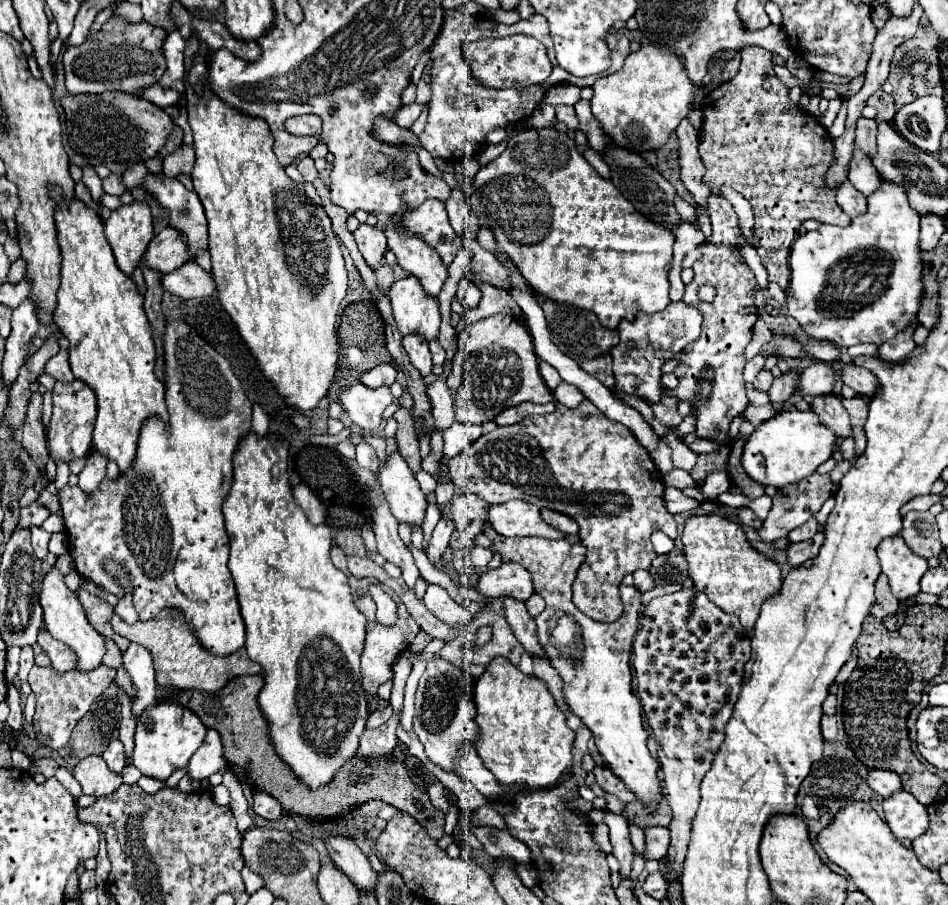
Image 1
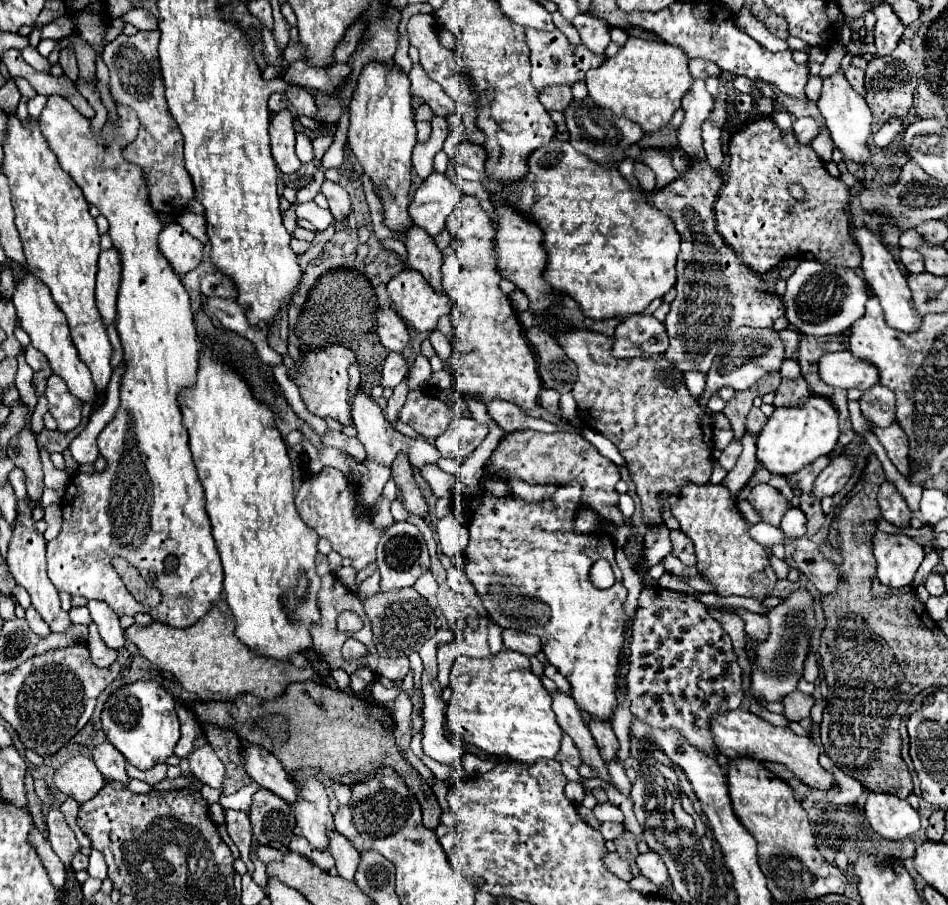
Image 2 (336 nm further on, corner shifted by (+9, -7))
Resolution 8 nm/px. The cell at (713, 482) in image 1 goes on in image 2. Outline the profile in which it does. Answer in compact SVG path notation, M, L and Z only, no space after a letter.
M733 440L723 452L721 452L721 456L719 456L719 464L721 464L721 468L725 468L727 472L729 470L733 470L735 468L735 462L737 462L737 456L741 454L741 442L739 440Z

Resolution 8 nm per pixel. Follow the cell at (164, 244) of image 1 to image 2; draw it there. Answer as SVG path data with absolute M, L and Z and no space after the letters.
M169 224L161 230L159 250L177 276L183 276L189 270L197 268L203 256L203 244L177 224Z

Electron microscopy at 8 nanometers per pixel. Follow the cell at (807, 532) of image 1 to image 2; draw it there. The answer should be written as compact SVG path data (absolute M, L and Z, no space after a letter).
M791 508L791 512L787 512L787 516L783 516L781 520L781 530L789 536L789 538L799 538L805 536L805 514L801 508Z

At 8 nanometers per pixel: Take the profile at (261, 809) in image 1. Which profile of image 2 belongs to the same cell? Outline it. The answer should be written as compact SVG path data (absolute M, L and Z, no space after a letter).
M259 788L253 794L253 806L249 818L253 824L253 834L259 840L259 844L277 850L287 850L287 844L291 842L295 828L295 818L287 802L283 802L273 792Z

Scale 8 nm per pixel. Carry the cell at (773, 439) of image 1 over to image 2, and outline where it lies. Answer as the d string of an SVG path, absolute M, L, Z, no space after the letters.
M811 396L803 408L775 408L757 438L757 462L761 462L771 474L791 476L819 456L831 454L837 438L837 410L827 398Z

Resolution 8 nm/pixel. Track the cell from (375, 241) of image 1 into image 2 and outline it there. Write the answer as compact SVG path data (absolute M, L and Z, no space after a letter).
M325 180L323 186L321 186L321 192L327 196L329 200L329 208L331 208L331 214L335 216L335 222L339 224L345 224L347 222L347 216L351 212L351 198L347 194L345 188L341 188L339 184L335 182L329 182Z

